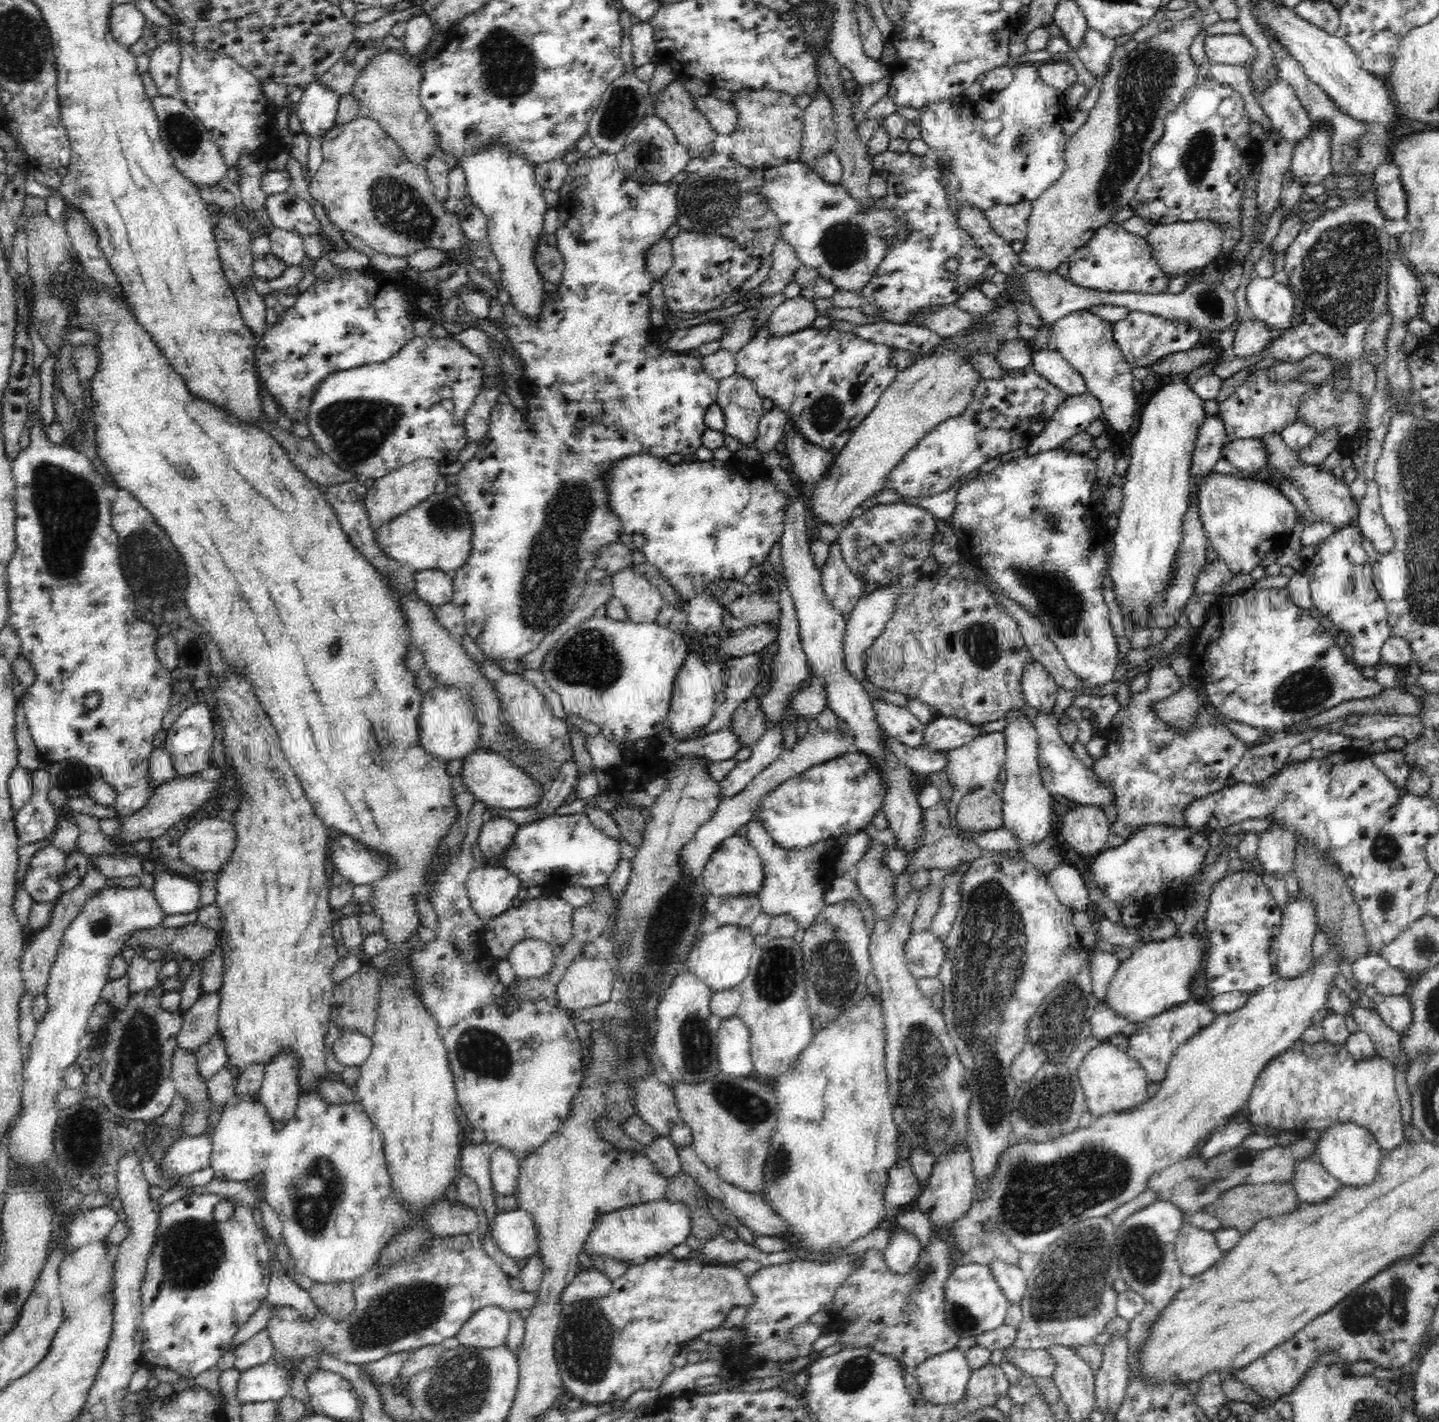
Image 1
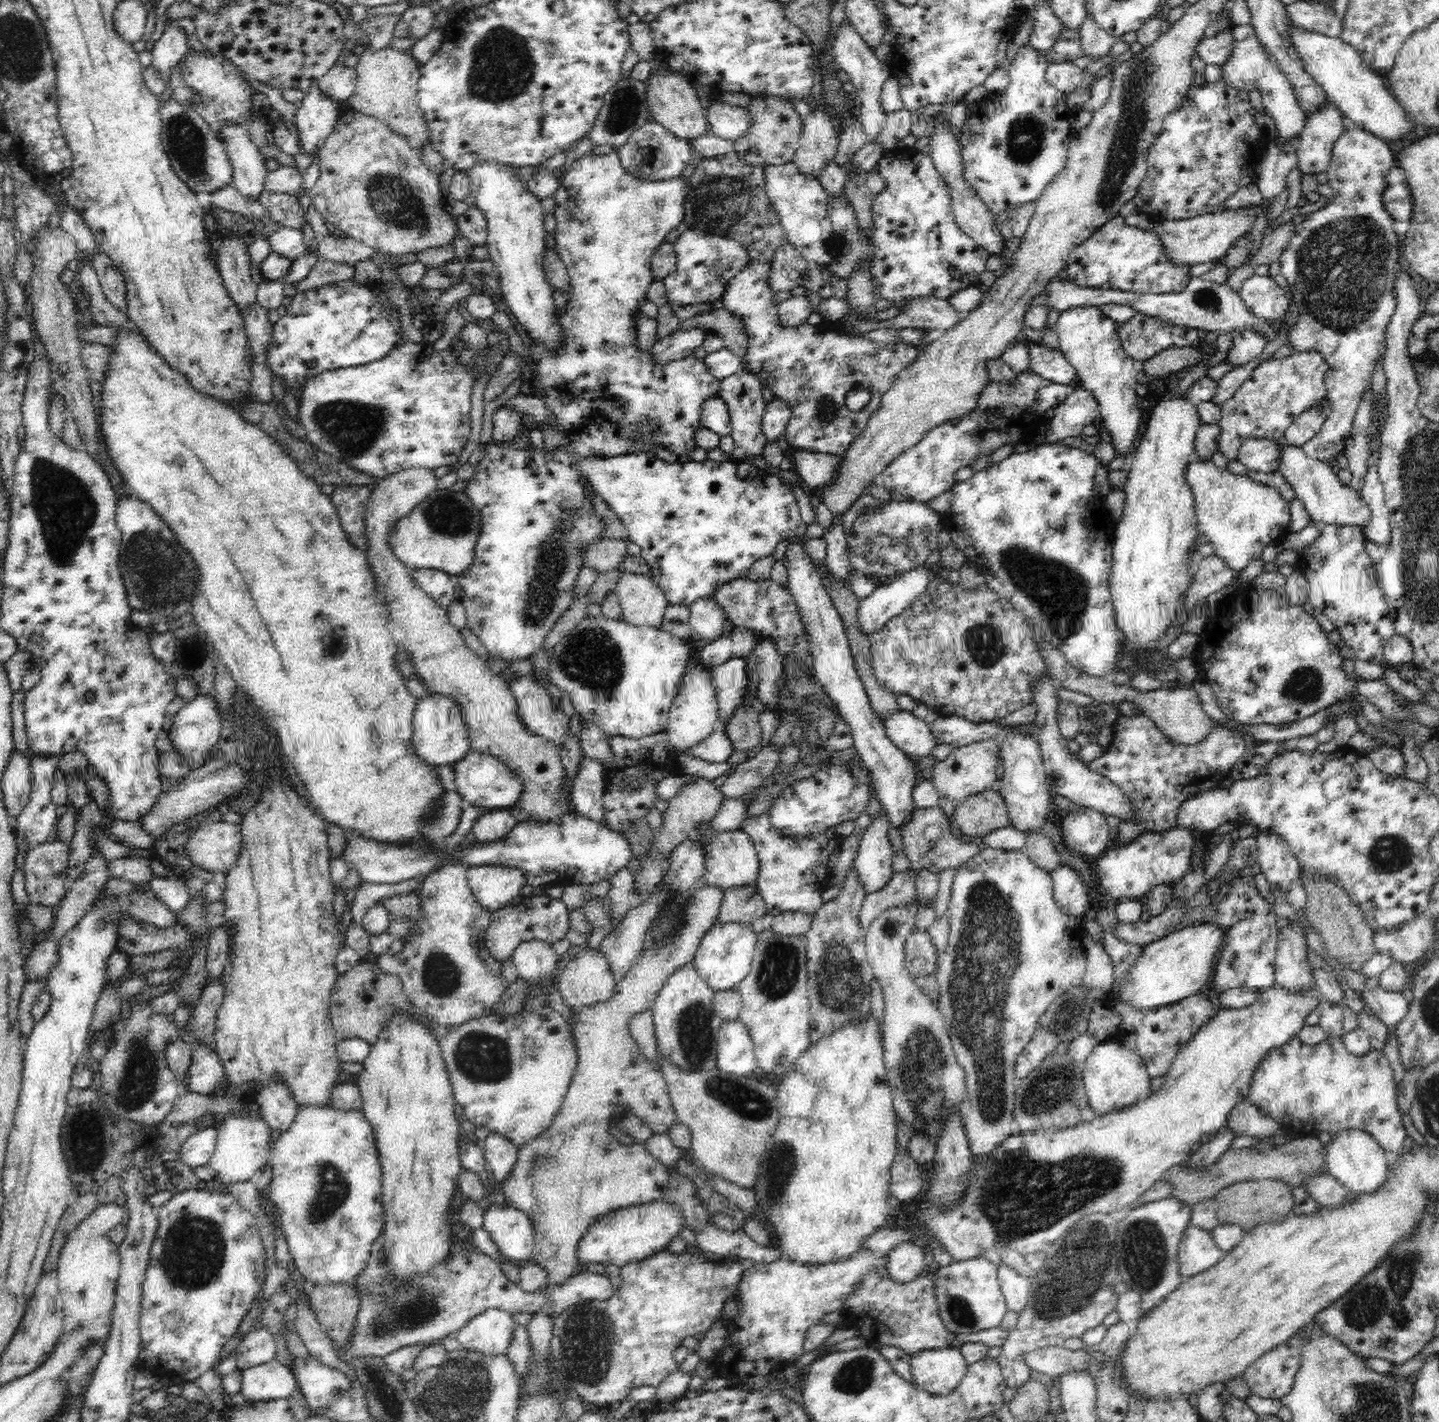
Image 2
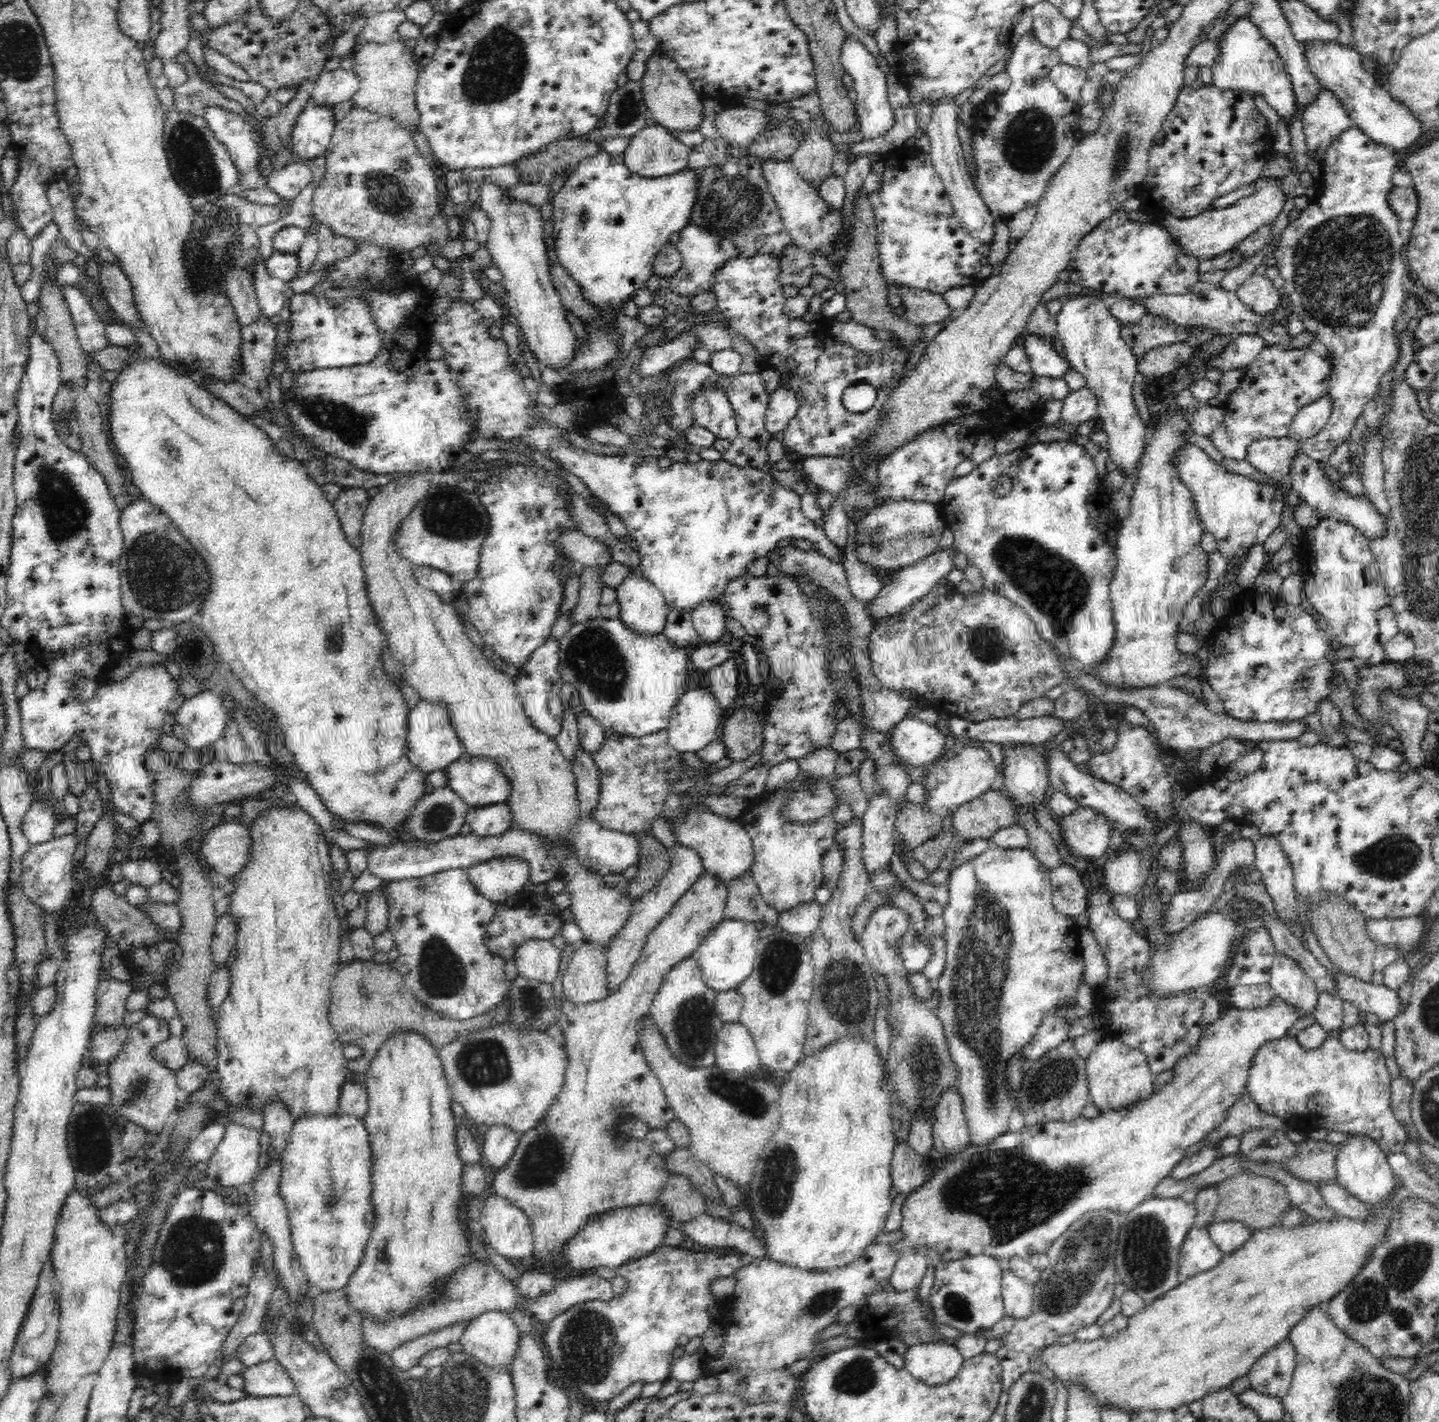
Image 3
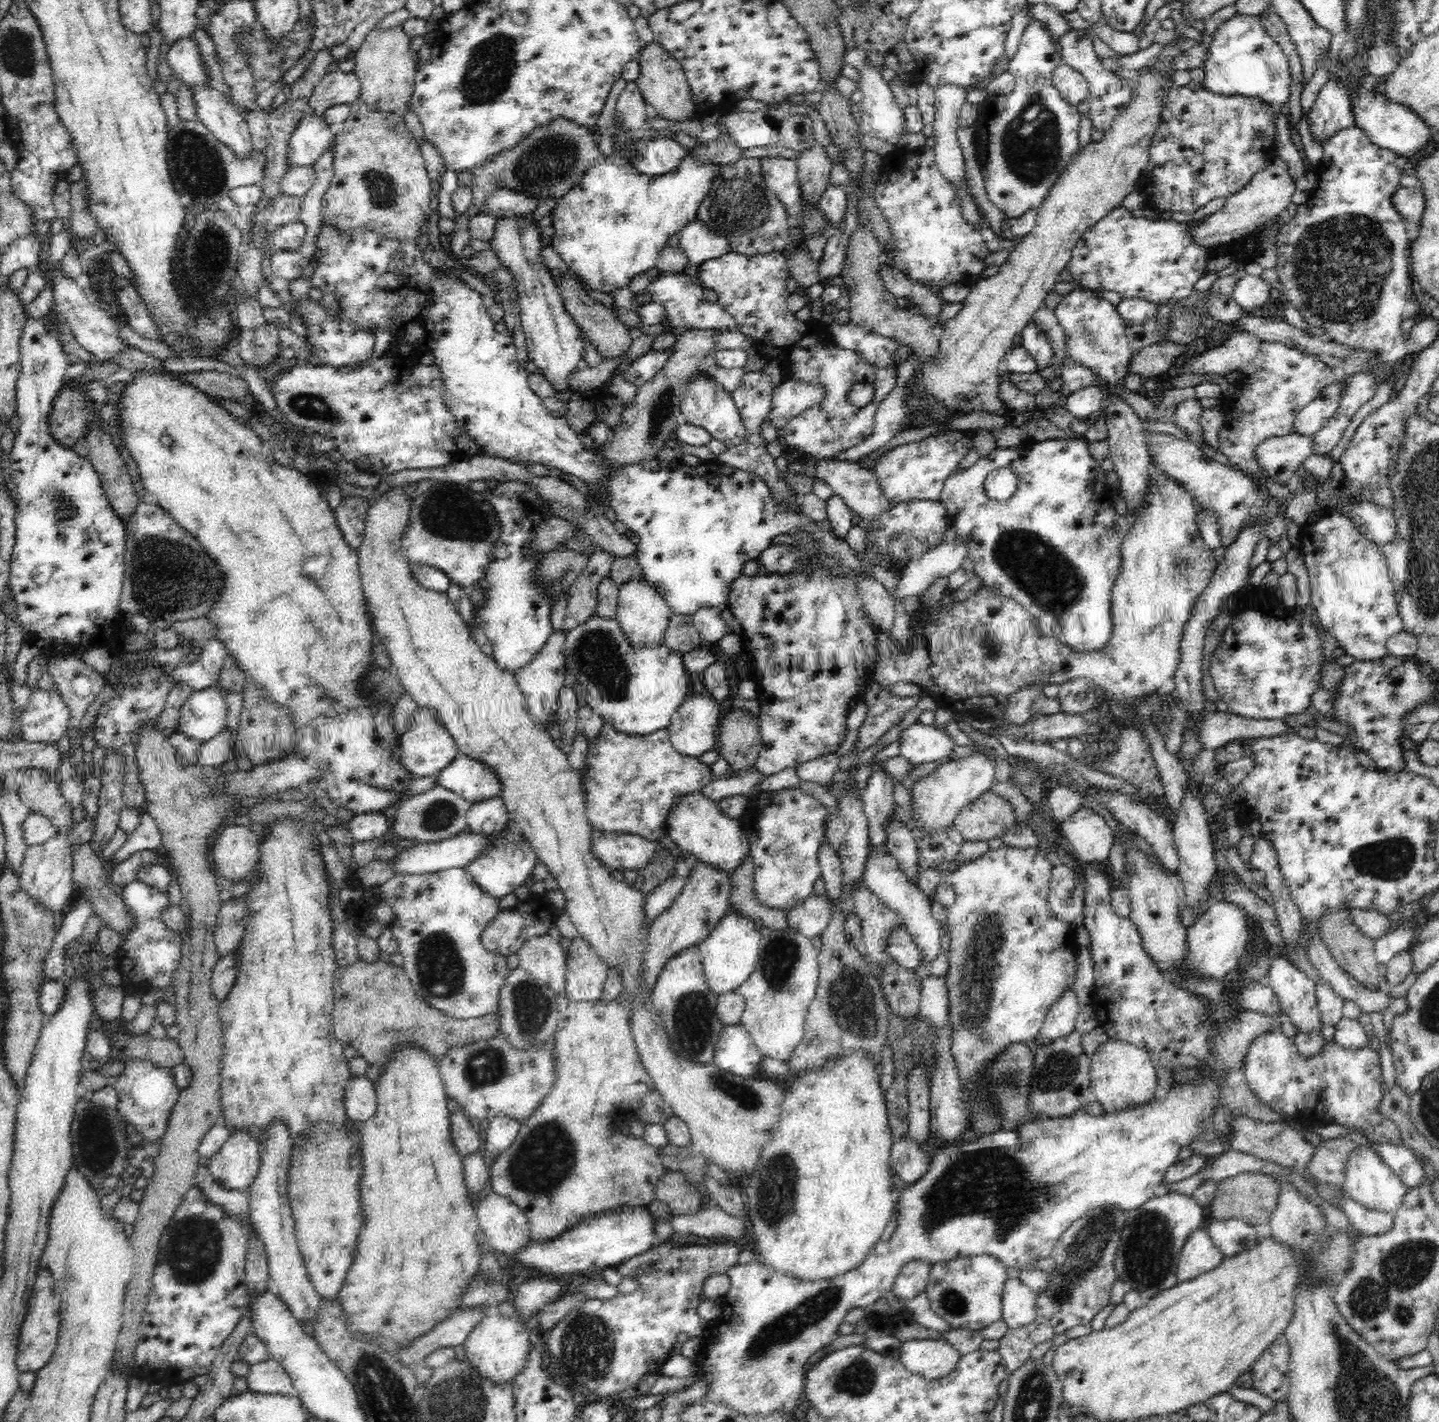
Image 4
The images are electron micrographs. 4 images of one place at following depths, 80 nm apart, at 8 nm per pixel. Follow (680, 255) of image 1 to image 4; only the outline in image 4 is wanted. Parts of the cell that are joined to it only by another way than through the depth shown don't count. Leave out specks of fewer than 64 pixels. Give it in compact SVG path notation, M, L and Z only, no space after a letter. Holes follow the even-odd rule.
M694 219L678 232L680 239L679 248L686 254L688 266L684 268L684 273L690 275L692 281L699 280L699 268L704 261L720 258L730 249L730 243L725 236L716 234L708 225Z

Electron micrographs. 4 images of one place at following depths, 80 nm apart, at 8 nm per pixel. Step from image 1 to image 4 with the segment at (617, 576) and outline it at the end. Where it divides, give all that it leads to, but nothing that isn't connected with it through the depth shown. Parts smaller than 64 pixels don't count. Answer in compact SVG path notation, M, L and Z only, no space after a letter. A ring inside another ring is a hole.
M645 579L628 580L619 586L619 602L615 620L620 624L632 646L645 648L663 644L672 614L667 601Z

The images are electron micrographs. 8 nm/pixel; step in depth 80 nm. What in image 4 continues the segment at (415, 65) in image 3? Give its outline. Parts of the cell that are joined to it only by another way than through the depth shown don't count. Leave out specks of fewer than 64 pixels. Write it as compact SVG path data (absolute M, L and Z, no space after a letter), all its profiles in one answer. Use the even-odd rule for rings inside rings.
M402 25L372 29L366 33L358 50L350 55L355 67L352 72L361 82L360 101L377 112L399 113L404 116L412 108L411 96L418 70L418 53L410 48L410 37Z

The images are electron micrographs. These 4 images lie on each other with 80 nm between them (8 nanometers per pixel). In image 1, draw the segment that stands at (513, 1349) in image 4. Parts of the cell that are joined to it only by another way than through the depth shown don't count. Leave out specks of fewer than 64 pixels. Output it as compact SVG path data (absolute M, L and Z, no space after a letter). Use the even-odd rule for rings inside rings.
M484 1306L466 1320L455 1337L464 1347L501 1348L506 1343L508 1328L508 1311L496 1306Z

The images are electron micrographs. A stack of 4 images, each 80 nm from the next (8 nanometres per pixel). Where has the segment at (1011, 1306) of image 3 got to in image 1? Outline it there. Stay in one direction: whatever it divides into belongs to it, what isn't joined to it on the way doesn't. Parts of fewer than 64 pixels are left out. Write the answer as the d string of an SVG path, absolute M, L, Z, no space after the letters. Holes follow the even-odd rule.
M994 1258L989 1265L1009 1304L1021 1304L1028 1288L1028 1278L1024 1277L1022 1269L999 1258Z

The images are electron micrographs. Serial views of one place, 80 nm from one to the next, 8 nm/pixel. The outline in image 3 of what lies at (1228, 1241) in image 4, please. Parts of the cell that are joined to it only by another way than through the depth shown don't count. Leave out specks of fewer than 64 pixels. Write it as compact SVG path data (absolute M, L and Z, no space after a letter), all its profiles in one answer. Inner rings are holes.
M1214 1221L1206 1229L1209 1237L1223 1255L1232 1254L1238 1250L1252 1234L1252 1231L1240 1221Z

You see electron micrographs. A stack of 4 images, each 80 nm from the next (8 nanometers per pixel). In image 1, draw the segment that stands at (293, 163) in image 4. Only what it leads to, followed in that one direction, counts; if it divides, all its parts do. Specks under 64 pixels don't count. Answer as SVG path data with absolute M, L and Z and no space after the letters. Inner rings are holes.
M319 80L304 88L295 111L309 140L325 136L337 124L339 98Z

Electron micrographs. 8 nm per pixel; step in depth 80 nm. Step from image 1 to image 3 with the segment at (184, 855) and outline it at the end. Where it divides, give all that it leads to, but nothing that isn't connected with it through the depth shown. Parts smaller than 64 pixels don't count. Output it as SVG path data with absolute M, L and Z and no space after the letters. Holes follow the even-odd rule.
M223 821L204 835L198 856L210 869L232 879L247 866L250 848L250 829Z

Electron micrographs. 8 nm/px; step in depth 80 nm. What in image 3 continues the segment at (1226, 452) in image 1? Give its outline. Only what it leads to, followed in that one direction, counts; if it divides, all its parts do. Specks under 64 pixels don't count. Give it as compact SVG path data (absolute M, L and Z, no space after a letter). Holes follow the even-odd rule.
M1288 435L1282 438L1262 439L1250 444L1246 460L1254 468L1273 478L1274 484L1285 492L1286 488L1291 488L1288 481L1290 464L1300 450L1303 450L1302 443Z

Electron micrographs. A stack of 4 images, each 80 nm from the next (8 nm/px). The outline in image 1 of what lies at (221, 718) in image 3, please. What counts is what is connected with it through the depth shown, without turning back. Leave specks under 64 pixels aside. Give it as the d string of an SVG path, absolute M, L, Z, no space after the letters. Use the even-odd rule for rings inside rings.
M196 702L178 715L164 742L164 749L170 753L176 769L176 777L185 777L210 767L210 748L214 738L214 716L206 702Z

